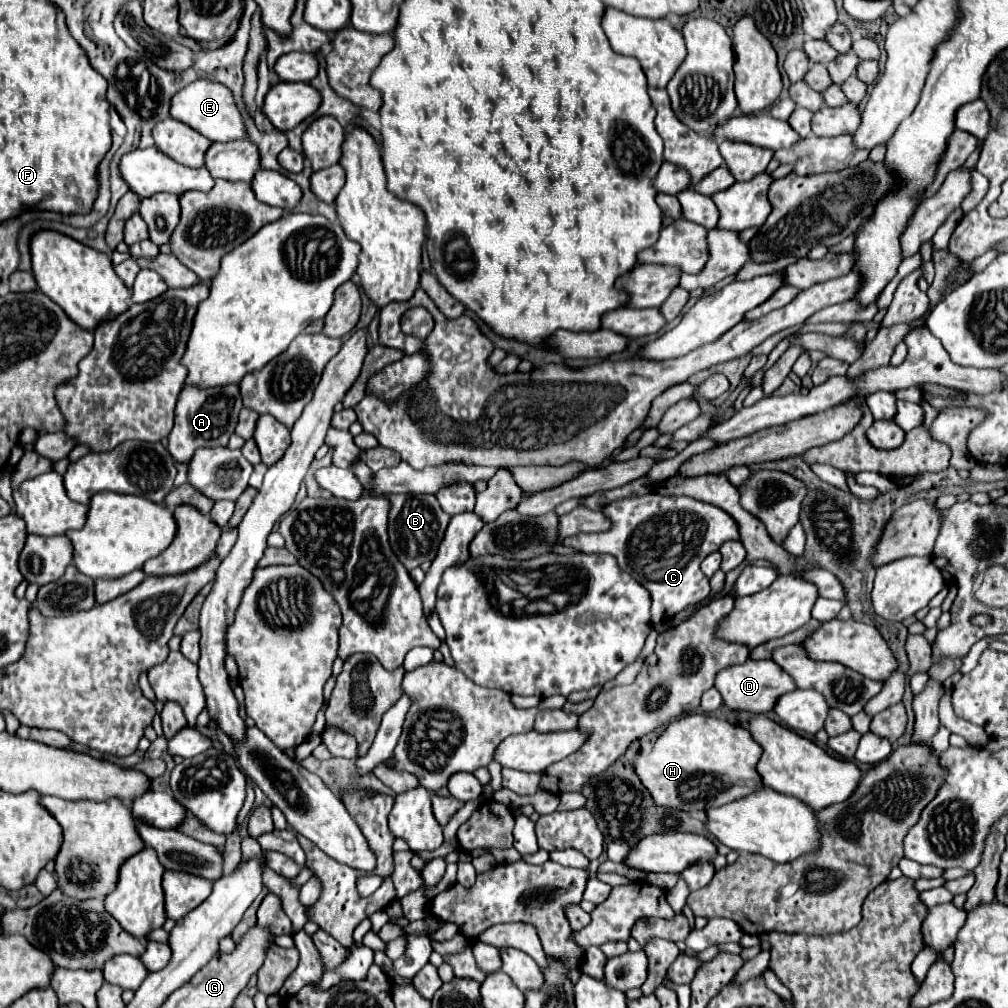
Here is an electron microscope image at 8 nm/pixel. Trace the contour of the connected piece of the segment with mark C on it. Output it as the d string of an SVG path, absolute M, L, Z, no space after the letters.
M658 493L642 497L618 499L604 507L604 515L612 521L612 529L604 533L580 533L566 537L562 545L582 553L612 555L622 571L628 571L652 597L652 623L670 621L680 611L706 599L710 593L708 577L700 571L700 563L726 541L738 541L736 521L722 509L690 499L662 497Z

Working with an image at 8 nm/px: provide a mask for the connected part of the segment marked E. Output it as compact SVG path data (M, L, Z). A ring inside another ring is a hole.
M194 81L188 87L184 87L182 91L178 91L172 99L172 109L170 109L172 117L178 121L184 121L186 125L194 127L196 131L200 131L202 135L206 135L210 141L234 141L234 139L242 139L246 137L246 125L244 125L244 117L234 101L232 91L228 91L228 87L224 87L222 83L216 81Z

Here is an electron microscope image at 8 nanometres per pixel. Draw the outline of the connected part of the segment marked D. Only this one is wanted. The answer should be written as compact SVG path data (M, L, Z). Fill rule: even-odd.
M748 659L742 665L722 669L716 677L716 689L722 693L722 699L730 709L740 709L740 711L748 711L748 713L768 713L768 711L772 711L772 707L776 705L776 699L780 699L780 695L796 689L796 683L774 661Z

